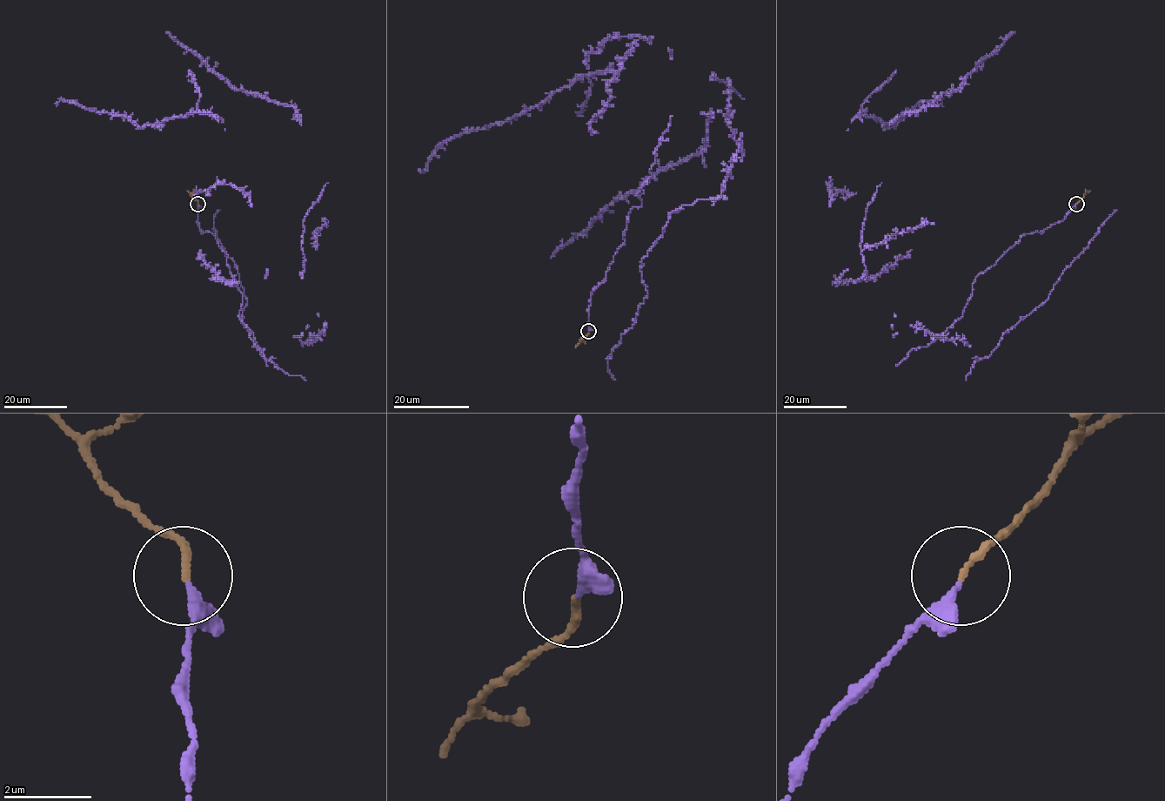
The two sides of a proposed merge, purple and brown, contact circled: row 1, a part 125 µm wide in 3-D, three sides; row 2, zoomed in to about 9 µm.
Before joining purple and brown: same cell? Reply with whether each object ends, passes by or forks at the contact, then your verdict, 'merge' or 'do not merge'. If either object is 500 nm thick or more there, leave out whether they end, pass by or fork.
purple ends | brown ends | merge

